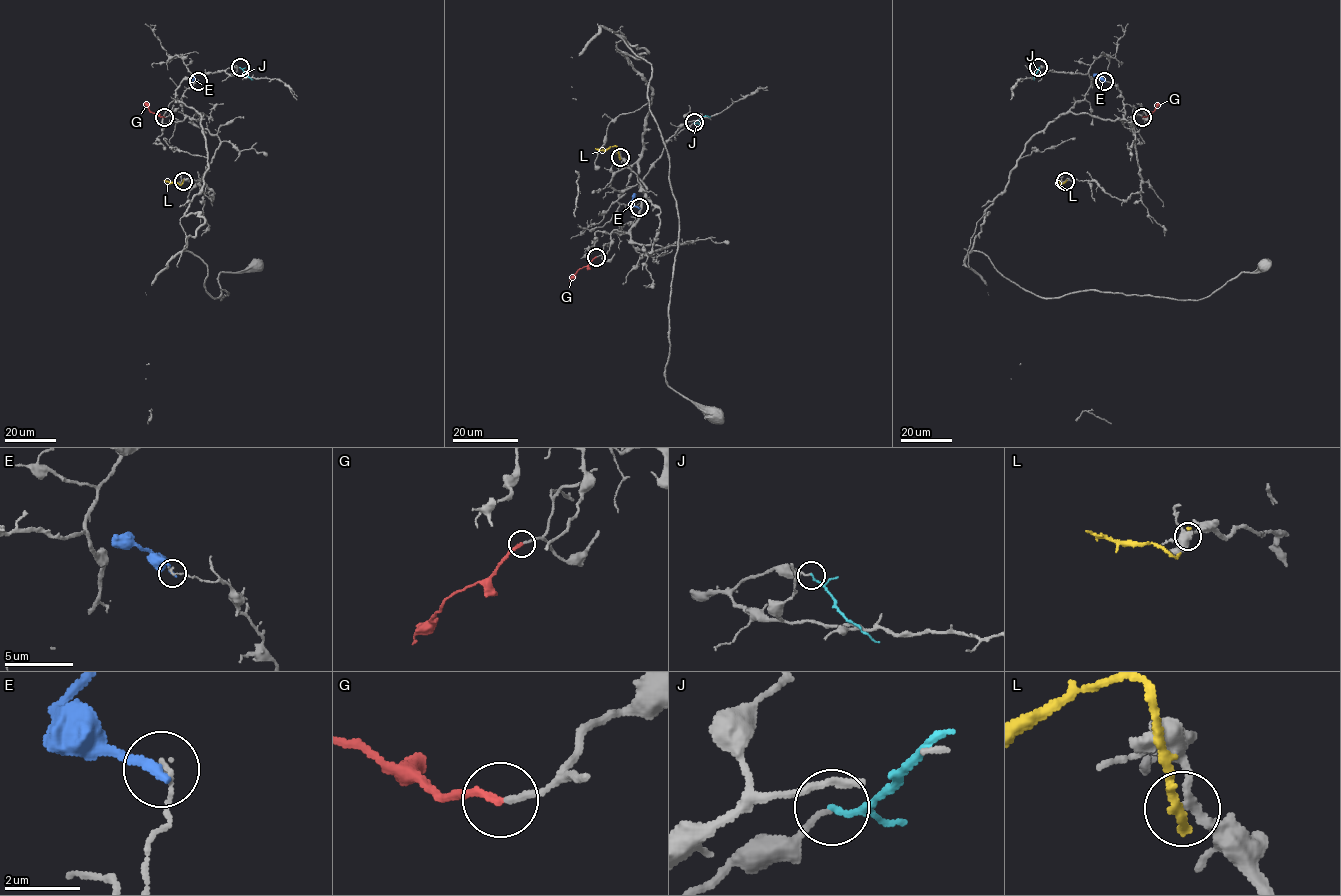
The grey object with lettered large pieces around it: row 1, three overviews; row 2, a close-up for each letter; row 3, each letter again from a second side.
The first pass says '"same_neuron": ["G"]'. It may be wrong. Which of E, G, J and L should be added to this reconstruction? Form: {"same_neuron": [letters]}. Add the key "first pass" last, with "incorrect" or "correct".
{"same_neuron": ["G"], "first pass": "correct"}

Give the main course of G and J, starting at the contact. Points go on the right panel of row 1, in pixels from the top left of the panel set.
G: (1142, 117), (1161, 103)
J: (1038, 67), (1034, 80)

